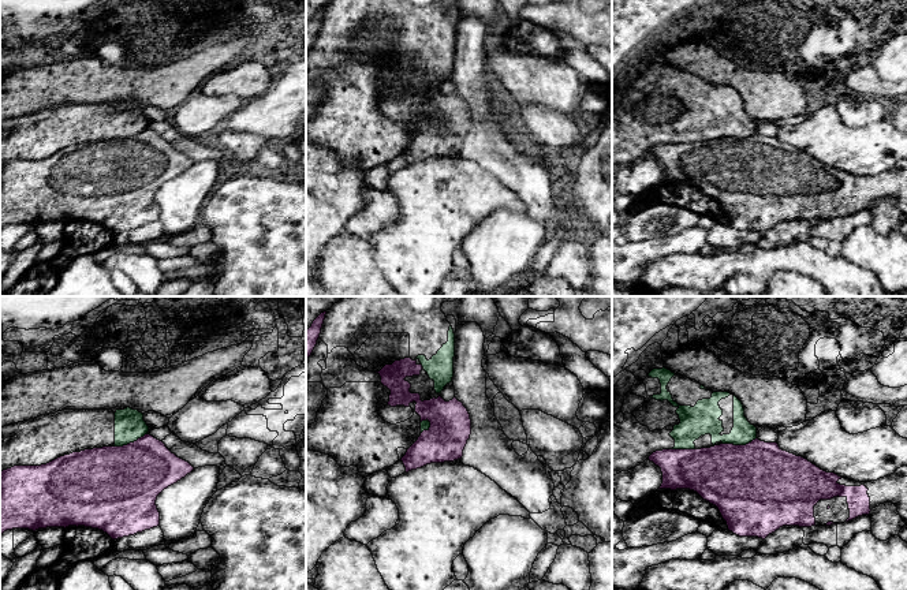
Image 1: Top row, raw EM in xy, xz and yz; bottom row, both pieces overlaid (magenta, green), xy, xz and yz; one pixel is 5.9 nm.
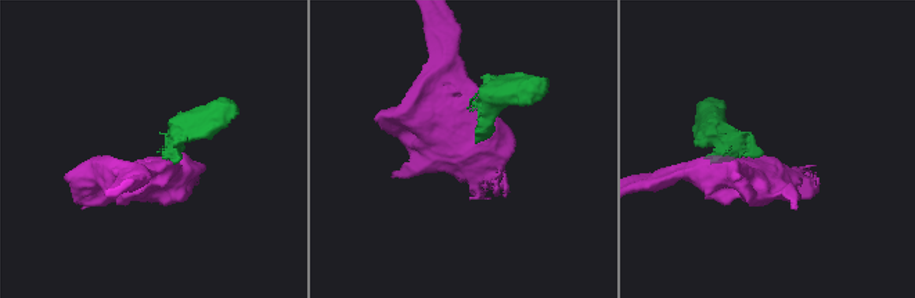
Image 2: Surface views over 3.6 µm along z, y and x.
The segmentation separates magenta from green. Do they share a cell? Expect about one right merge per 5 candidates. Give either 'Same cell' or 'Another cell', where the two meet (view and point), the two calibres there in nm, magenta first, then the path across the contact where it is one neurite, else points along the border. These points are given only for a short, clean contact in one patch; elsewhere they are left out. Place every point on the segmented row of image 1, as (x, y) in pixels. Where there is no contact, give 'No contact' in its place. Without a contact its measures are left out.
Another cell. Touches magenta at yz (739, 445). Thickness 500 nm (magenta) against 160 nm

